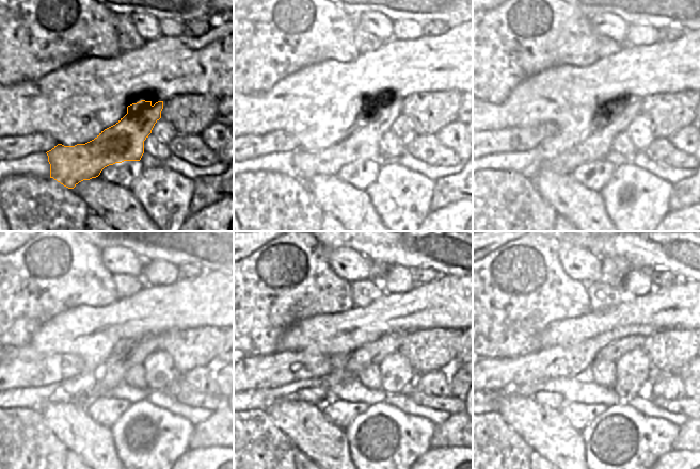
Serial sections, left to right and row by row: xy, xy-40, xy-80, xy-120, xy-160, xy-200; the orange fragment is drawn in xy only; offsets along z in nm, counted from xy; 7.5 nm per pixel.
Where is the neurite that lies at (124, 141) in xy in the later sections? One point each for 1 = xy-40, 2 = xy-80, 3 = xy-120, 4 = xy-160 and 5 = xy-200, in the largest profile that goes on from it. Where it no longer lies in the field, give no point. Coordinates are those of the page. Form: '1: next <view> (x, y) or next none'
1: next xy-40 (361, 143)
2: next xy-80 (614, 118)
3: next xy-120 (112, 373)
4: next xy-160 (371, 354)
5: next xy-200 (613, 352)

